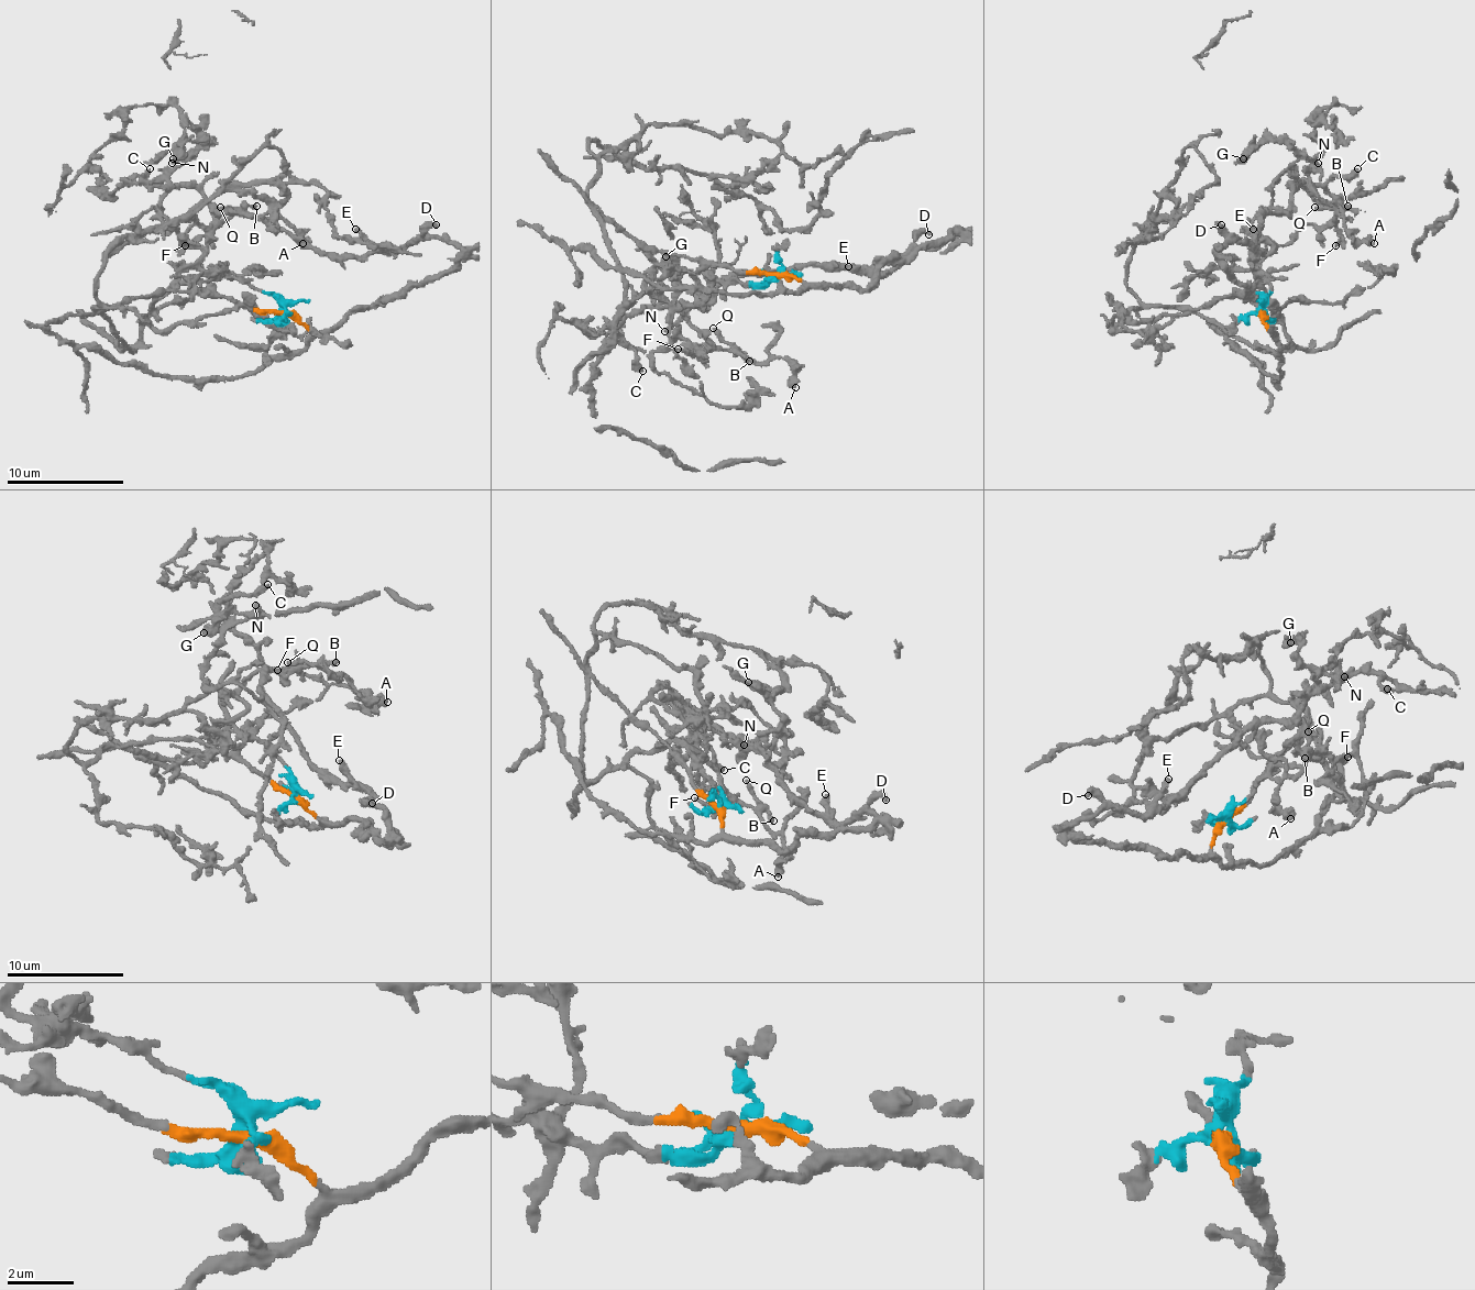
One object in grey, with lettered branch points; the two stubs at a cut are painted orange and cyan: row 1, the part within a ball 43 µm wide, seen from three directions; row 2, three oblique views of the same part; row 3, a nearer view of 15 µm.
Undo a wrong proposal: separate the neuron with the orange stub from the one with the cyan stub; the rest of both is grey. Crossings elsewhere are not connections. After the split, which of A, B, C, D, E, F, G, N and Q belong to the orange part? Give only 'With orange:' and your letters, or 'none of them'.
With orange: C, D, E

